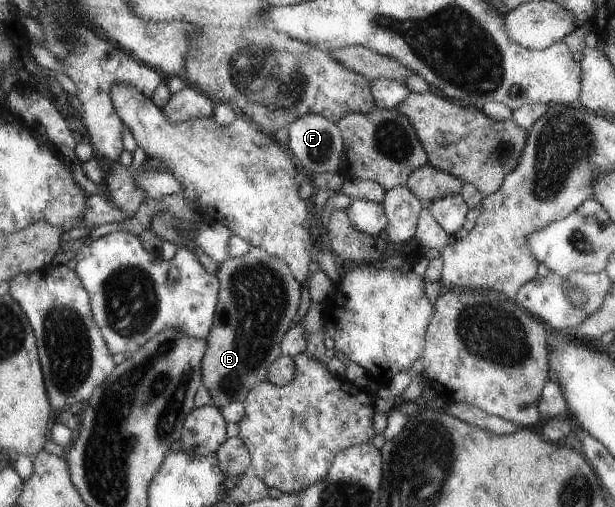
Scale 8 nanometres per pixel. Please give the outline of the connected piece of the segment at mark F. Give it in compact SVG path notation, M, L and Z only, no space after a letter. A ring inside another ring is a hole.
M307 113L295 119L286 131L288 131L288 143L285 148L300 171L308 176L336 172L343 155L343 141L336 125L321 115Z

